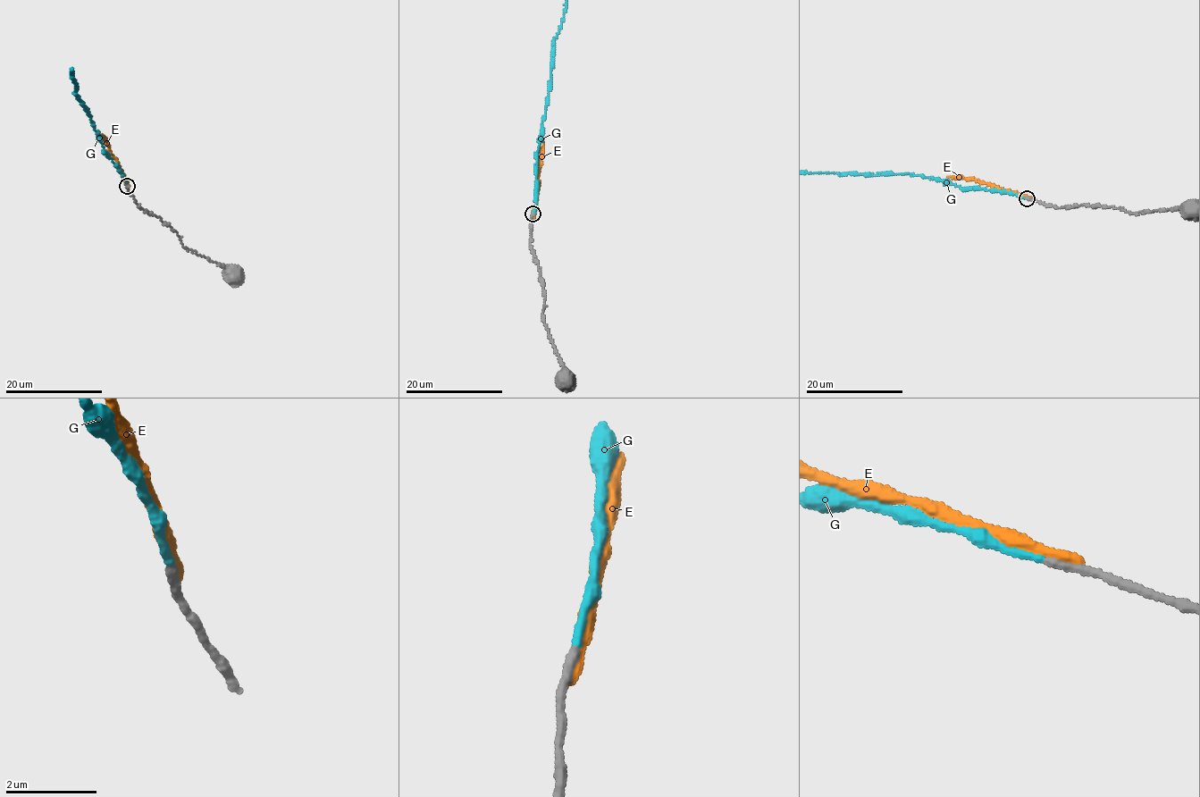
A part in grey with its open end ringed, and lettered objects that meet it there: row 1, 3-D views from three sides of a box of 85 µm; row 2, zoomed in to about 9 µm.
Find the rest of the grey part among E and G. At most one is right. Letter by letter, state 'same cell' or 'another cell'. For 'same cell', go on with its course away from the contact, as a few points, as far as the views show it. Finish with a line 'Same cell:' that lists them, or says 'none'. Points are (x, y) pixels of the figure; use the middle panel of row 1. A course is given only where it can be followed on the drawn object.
E: another cell
G: same cell
Same cell: G

